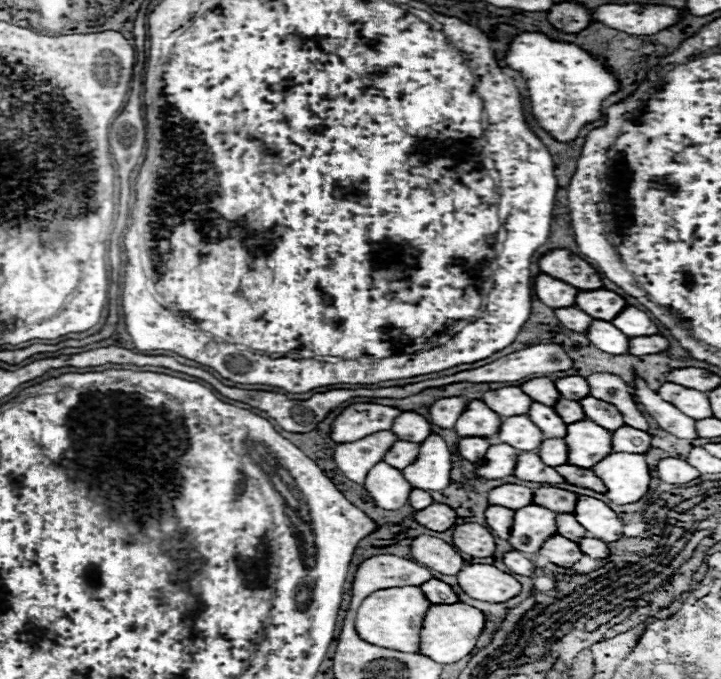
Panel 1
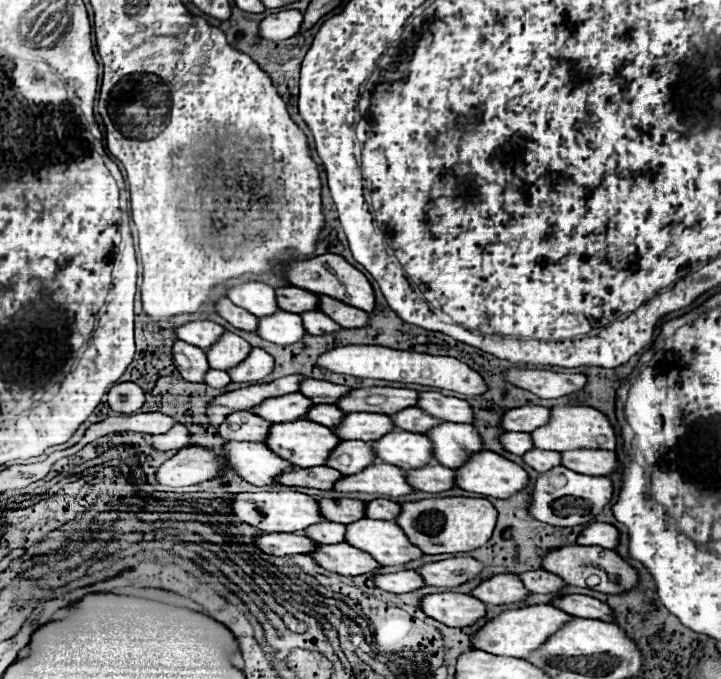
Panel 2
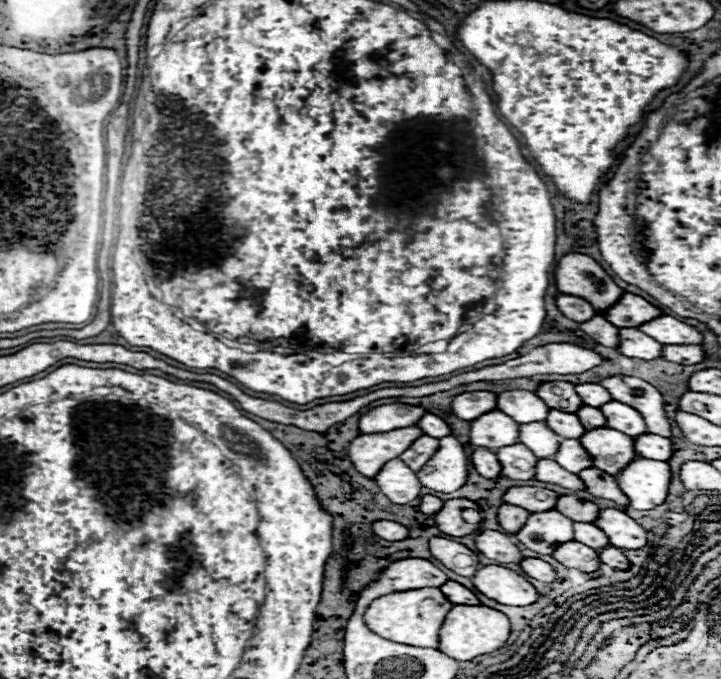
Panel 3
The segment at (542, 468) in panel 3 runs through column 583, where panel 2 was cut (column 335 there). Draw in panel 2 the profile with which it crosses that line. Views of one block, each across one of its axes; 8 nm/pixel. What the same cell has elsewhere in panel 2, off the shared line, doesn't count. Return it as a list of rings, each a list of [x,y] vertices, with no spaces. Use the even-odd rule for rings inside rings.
[[[374,462],[374,466],[362,470],[362,474],[344,476],[334,484],[334,490],[388,496],[406,496],[414,492],[414,488],[410,488],[406,482],[404,470],[398,470],[398,466],[386,466],[382,462]]]

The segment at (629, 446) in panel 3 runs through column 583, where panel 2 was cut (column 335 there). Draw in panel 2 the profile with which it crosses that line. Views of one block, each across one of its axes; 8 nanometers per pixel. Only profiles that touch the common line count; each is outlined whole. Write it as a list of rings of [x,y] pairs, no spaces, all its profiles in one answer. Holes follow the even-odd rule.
[[[294,420],[294,422],[280,422],[272,424],[266,436],[266,446],[274,450],[282,460],[288,460],[290,464],[298,468],[314,468],[314,466],[324,466],[330,450],[340,442],[340,438],[326,426],[310,422],[310,420]]]

